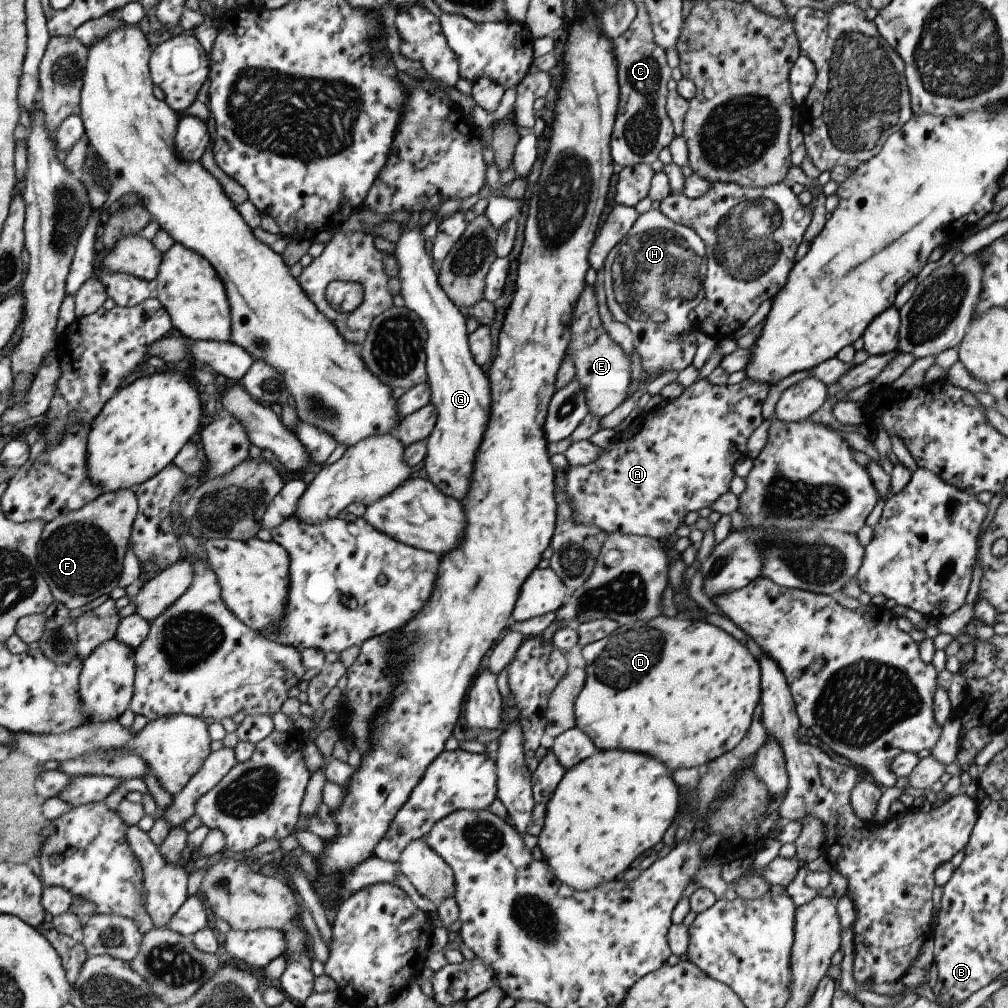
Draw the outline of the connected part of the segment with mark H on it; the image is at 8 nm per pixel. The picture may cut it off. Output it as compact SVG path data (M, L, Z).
M650 209L648 212L642 213L637 216L637 220L633 222L633 226L629 228L627 234L623 241L620 241L618 244L615 244L615 247L608 253L608 256L605 258L601 273L604 274L603 278L603 289L605 294L605 301L607 309L615 321L625 324L629 330L631 330L633 348L639 356L639 364L641 364L641 369L643 371L642 377L646 377L646 374L653 376L655 372L680 372L684 370L687 366L691 365L692 358L696 351L696 340L695 340L695 325L690 325L687 321L687 314L695 306L697 306L700 293L702 289L702 278L704 276L704 254L705 248L703 242L699 239L699 236L691 230L691 228L684 227L677 223L673 223L669 218L663 216L659 213L659 210Z

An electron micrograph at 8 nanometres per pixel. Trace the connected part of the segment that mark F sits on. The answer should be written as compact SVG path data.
M130 488L103 493L102 497L97 498L85 508L47 523L41 544L38 546L38 556L41 572L45 579L49 580L54 601L65 604L73 612L87 604L99 603L111 594L113 588L119 586L122 562L126 557L130 531L136 513L137 498L133 489Z

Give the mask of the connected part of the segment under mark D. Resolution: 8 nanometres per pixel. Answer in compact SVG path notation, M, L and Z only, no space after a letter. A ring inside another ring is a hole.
M660 615L647 621L637 620L637 622L620 625L615 628L614 633L609 634L604 640L583 647L581 656L585 662L583 669L585 683L573 702L575 727L579 728L593 742L596 750L618 749L647 754L647 756L653 756L659 762L663 762L663 766L671 774L677 769L681 770L681 768L698 767L703 769L711 760L715 760L735 748L739 741L746 736L753 710L760 698L760 670L757 661L749 654L747 648L735 640L733 636L701 620L690 618L685 620Z

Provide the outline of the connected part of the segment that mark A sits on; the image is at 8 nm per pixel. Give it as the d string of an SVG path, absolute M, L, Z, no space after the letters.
M746 378L741 380L740 384L729 385L715 385L711 382L707 382L706 379L699 380L694 384L691 384L688 388L683 389L681 395L671 401L663 401L654 409L641 413L637 418L627 426L623 431L616 434L612 442L601 450L601 454L593 460L585 464L585 466L570 466L568 465L562 470L563 473L563 494L567 494L567 500L569 500L569 506L573 508L573 518L571 520L575 524L583 524L583 526L593 526L603 532L603 534L609 535L615 532L623 532L623 534L631 534L641 537L648 537L655 541L661 540L661 538L669 538L670 535L675 533L675 530L683 524L684 516L687 512L699 512L703 508L711 508L711 504L729 491L729 482L734 477L733 465L735 462L742 458L748 457L748 451L746 448L747 439L750 434L755 430L762 422L761 408L763 401L768 393L769 385L761 384L761 382L753 382Z

